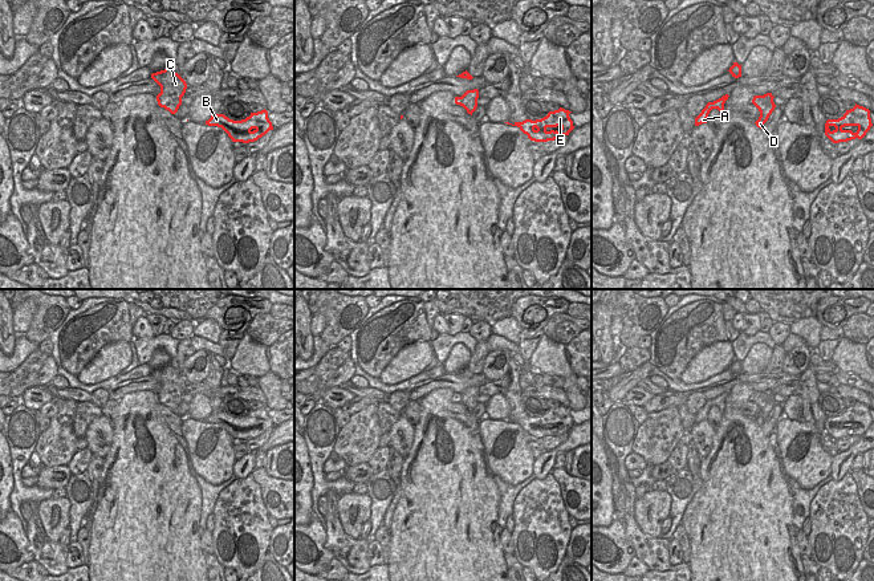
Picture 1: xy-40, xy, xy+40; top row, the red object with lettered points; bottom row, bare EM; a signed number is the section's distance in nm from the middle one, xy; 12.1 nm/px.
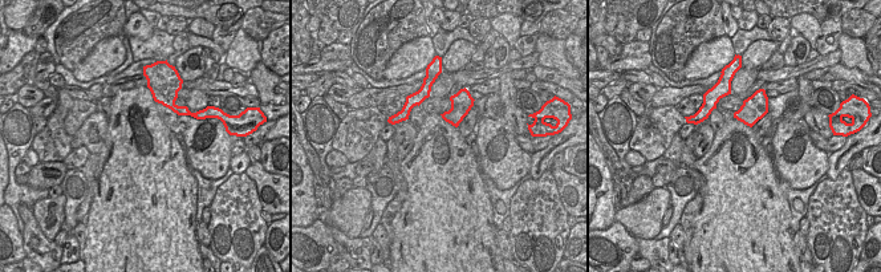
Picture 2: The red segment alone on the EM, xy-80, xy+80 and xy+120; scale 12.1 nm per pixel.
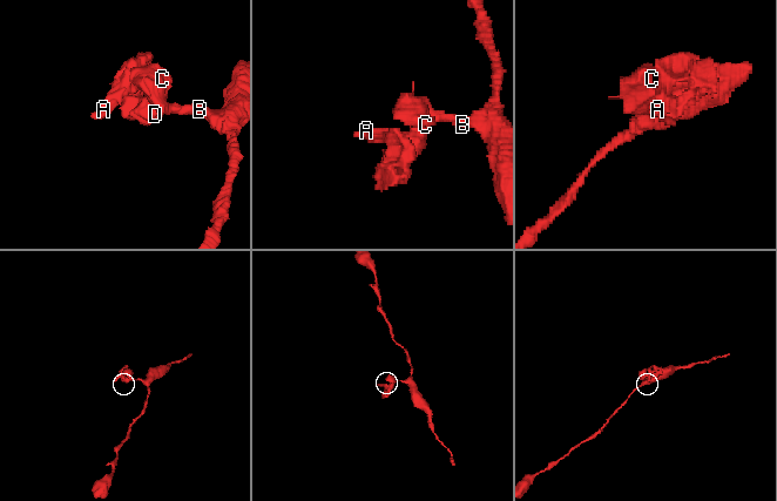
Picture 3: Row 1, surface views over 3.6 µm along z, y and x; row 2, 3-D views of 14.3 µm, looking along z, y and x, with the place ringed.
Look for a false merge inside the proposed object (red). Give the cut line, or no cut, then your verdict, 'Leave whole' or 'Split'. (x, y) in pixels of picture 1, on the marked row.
Split along xy+40 (764, 94), (772, 101). Split

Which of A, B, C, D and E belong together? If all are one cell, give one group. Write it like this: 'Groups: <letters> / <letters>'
Groups: A D / B C E

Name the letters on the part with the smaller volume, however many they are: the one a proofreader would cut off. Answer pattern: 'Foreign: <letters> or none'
Foreign: A, D

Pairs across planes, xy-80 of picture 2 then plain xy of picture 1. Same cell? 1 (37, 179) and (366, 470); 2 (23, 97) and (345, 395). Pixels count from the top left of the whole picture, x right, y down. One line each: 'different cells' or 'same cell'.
1: same cell
2: same cell

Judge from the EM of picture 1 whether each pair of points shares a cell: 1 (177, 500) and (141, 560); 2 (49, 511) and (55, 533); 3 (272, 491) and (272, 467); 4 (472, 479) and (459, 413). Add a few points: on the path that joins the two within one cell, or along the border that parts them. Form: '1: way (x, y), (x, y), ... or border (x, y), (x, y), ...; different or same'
1: way (162, 515), (145, 532), (145, 545); same
2: way (51, 516), (55, 528); same
3: border (264, 468), (269, 475), (280, 479); different
4: border (454, 398), (446, 411), (472, 435); different

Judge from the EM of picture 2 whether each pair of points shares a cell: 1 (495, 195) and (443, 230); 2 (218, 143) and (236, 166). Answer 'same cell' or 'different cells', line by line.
1: different cells
2: different cells

